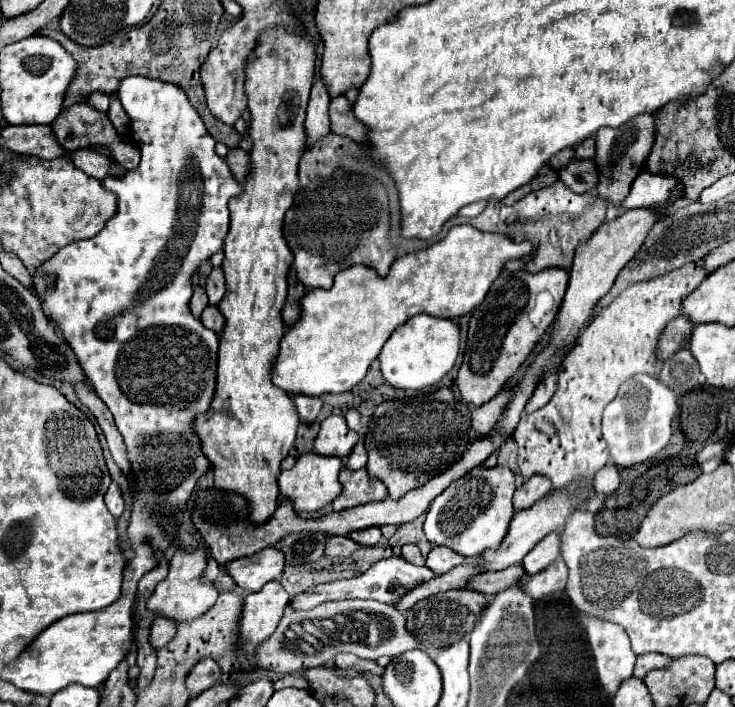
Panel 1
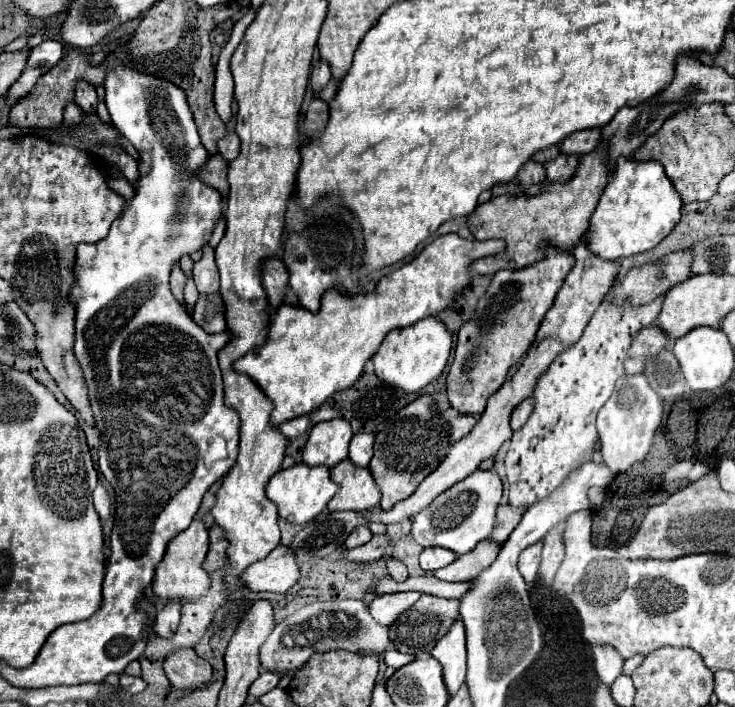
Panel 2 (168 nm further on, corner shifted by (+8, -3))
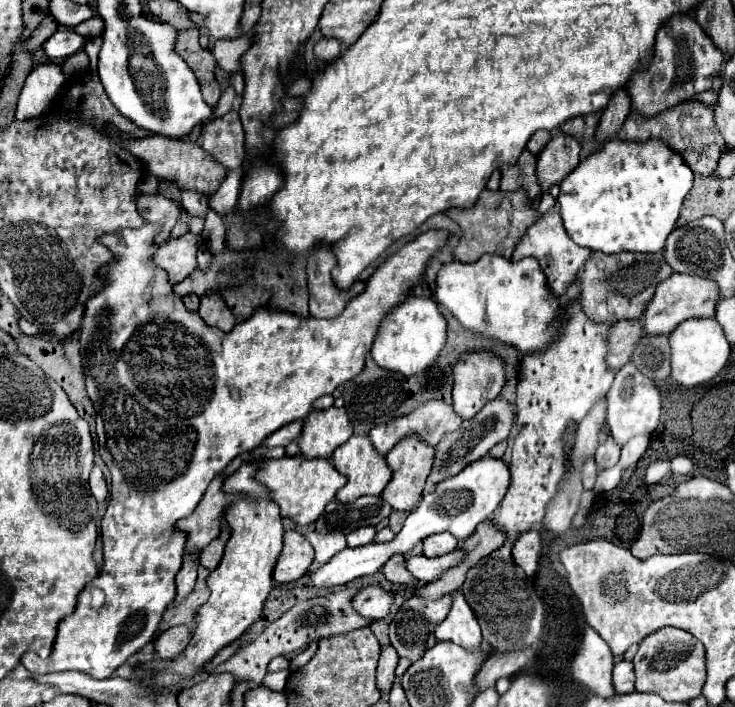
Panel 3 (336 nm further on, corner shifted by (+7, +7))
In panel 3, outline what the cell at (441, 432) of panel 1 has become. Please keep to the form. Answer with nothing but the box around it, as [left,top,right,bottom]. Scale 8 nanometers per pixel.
[382,436,434,512]

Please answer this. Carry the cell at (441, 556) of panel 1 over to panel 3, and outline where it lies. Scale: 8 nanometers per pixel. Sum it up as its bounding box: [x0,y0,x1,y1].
[424,532,458,558]

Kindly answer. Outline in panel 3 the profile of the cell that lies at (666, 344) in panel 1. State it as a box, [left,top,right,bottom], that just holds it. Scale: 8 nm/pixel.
[608,320,644,370]

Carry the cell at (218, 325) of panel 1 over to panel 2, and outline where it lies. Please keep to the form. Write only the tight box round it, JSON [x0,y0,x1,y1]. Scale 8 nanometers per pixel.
[193,296,225,334]

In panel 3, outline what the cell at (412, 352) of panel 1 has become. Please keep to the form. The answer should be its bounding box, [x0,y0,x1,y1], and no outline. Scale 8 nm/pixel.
[370,294,446,376]

